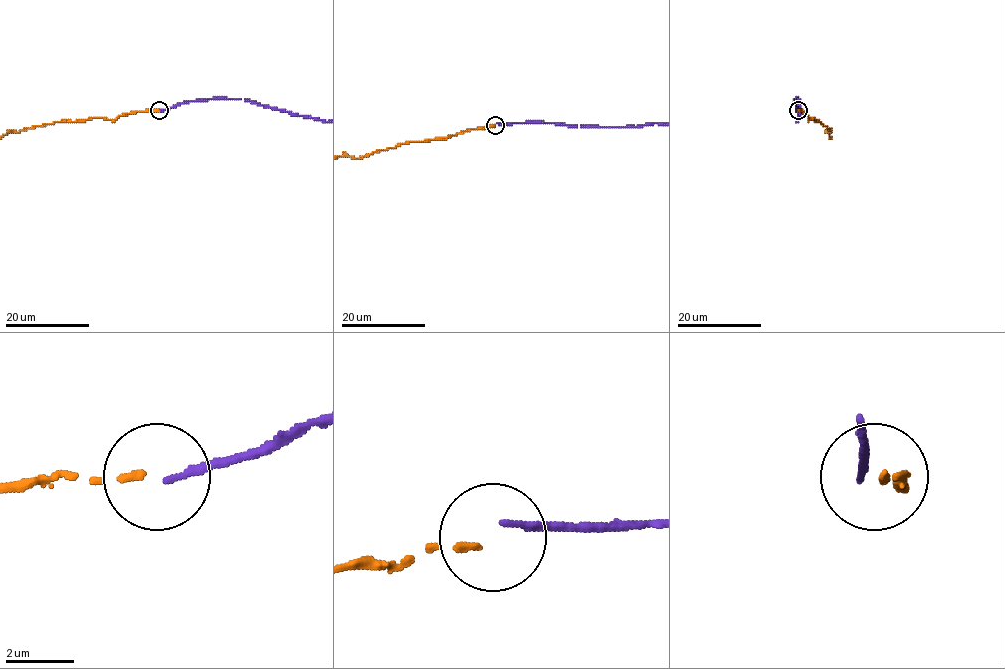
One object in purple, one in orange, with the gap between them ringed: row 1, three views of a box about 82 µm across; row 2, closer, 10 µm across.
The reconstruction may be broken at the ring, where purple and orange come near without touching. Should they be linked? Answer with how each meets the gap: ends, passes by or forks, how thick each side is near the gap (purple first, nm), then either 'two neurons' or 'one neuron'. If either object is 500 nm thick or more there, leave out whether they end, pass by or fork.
purple ends; orange ends; calibres 190 and 170 nm; two neurons

